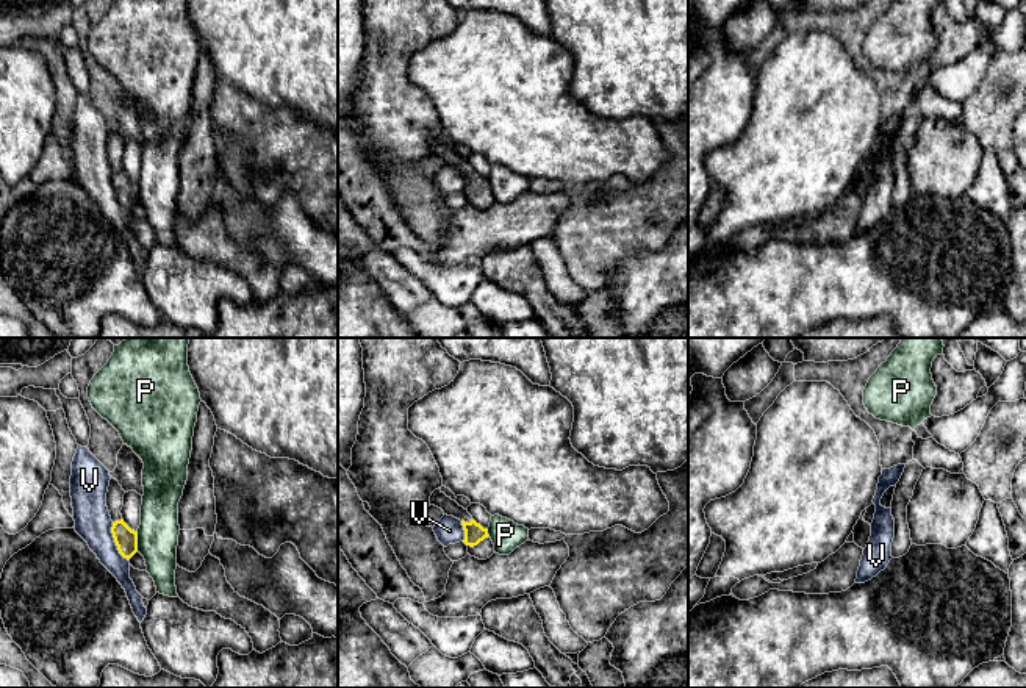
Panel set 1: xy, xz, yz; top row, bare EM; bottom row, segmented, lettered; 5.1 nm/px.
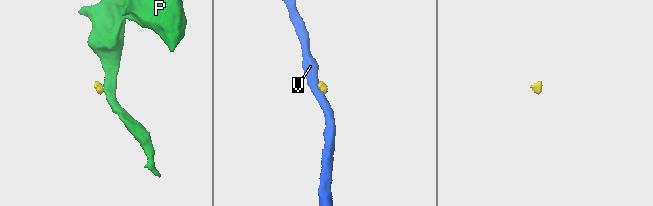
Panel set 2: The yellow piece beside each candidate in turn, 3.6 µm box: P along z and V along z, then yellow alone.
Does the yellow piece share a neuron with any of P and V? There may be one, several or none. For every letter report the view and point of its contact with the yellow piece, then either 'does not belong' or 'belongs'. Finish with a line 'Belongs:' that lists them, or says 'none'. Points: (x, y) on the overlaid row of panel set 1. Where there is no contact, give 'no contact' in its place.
P: meets yellow in xy at (136, 541); does not belong
V: meets yellow in xy at (114, 541); does not belong
Belongs: none

